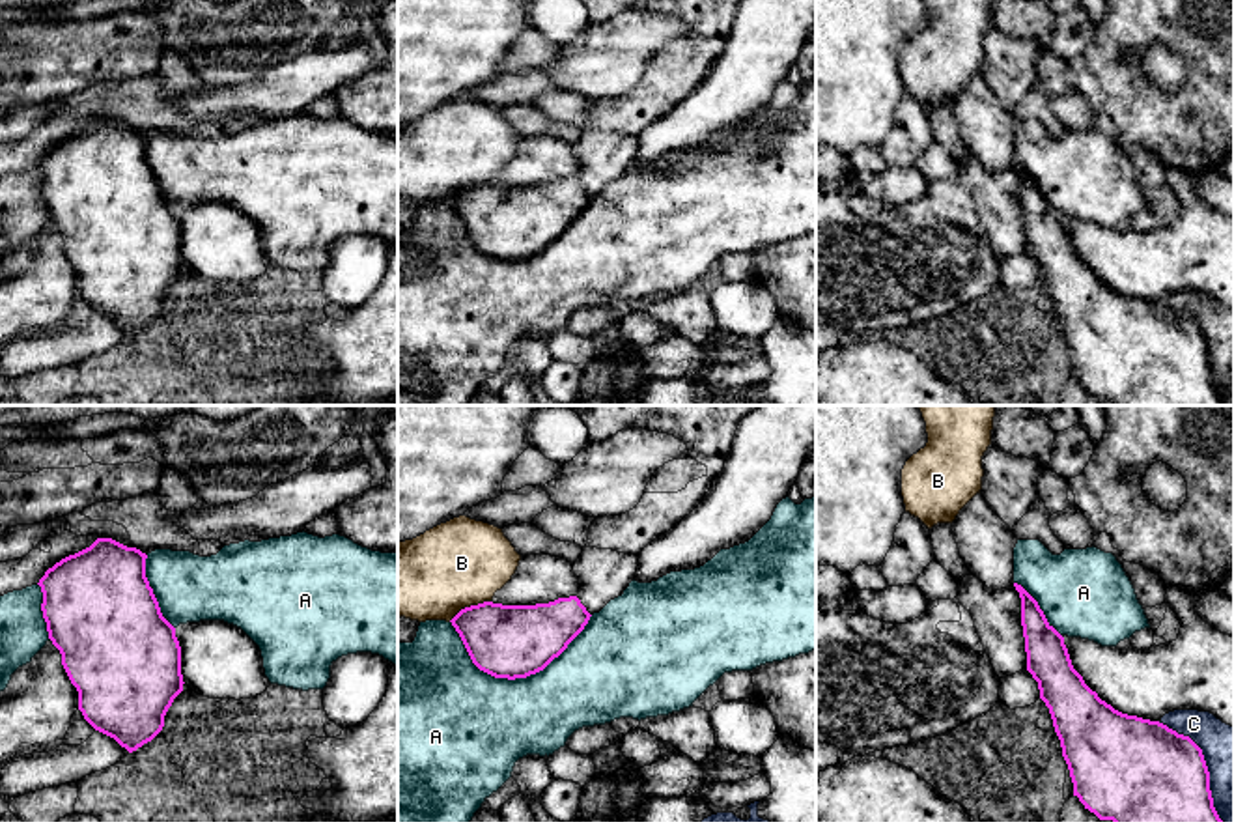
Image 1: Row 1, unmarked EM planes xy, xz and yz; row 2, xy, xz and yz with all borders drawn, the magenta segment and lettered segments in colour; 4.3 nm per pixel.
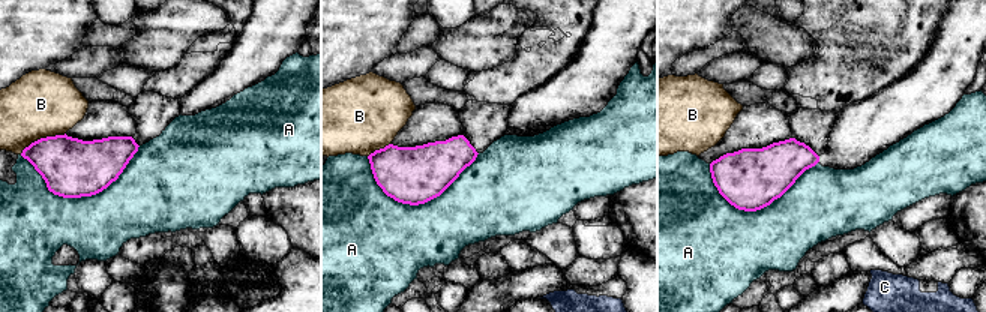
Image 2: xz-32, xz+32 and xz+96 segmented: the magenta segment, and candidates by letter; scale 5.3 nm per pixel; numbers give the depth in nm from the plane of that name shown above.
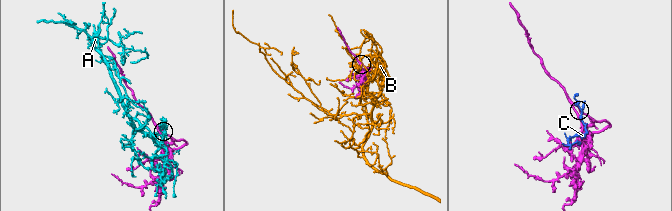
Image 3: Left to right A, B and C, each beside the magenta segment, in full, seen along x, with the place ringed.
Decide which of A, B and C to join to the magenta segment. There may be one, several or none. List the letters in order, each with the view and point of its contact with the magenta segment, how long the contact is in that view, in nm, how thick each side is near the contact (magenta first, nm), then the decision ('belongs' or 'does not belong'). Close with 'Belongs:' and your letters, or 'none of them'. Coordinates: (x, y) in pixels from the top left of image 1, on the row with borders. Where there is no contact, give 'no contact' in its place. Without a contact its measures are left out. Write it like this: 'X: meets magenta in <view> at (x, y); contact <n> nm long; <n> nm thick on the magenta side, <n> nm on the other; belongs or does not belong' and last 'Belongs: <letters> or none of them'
A: meets magenta in xz at (516, 677); contact 600 nm long; 320 nm thick on the magenta side, 420 nm on the other; belongs
B: meets magenta in xz at (471, 606); contact 200 nm long; 320 nm thick on the magenta side, 380 nm on the other; does not belong
C: meets magenta in yz at (1205, 765); contact 500 nm long; 420 nm thick on the magenta side, 240 nm on the other; does not belong
Belongs: A

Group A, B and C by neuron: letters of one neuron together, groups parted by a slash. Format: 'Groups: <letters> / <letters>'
Groups: A / B / C

